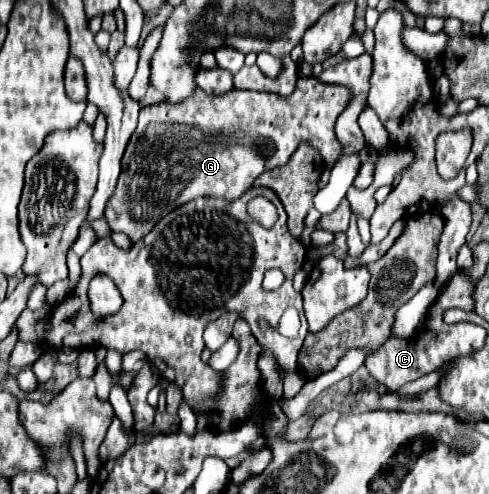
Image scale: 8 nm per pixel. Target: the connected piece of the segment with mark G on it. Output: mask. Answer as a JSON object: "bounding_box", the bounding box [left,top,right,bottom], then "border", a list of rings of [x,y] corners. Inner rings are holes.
{"bounding_box":[105,77,353,243],"border":[[[315,77],[301,79],[295,85],[295,91],[289,97],[273,95],[273,93],[259,93],[259,91],[229,91],[223,95],[207,95],[205,91],[197,89],[189,99],[181,103],[159,103],[149,105],[139,111],[139,125],[133,133],[127,151],[121,163],[121,175],[115,187],[115,193],[109,197],[105,205],[105,219],[113,233],[125,233],[131,243],[143,239],[155,223],[165,217],[165,191],[169,191],[169,199],[173,203],[187,203],[191,199],[201,197],[221,197],[233,201],[241,197],[253,181],[273,169],[287,163],[293,151],[301,141],[313,145],[325,163],[331,167],[339,155],[339,143],[335,139],[335,122],[343,109],[353,99],[347,87],[339,85],[325,85],[319,83]]]}

